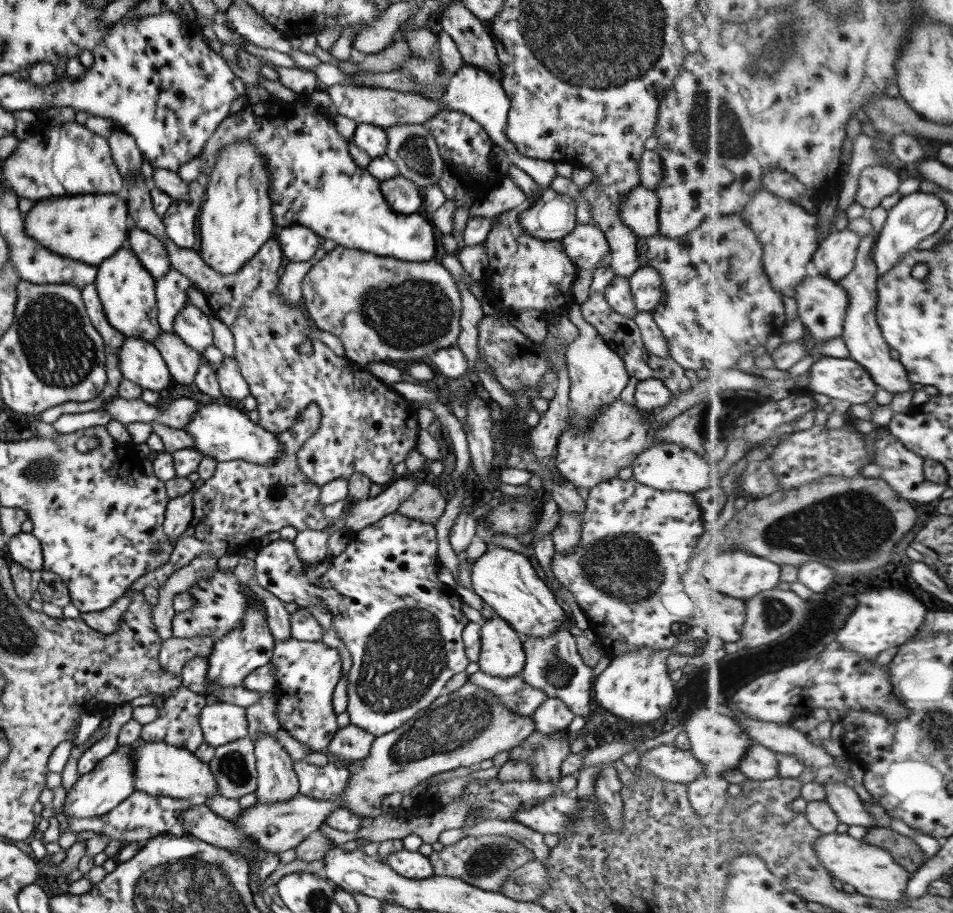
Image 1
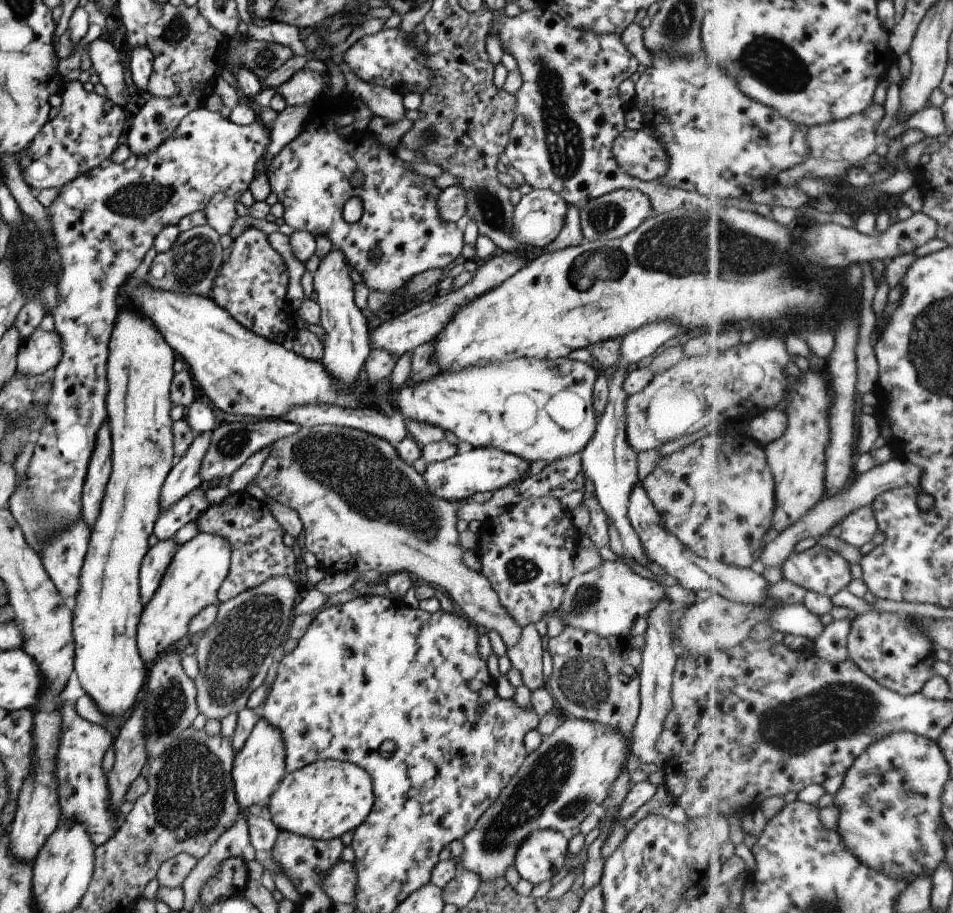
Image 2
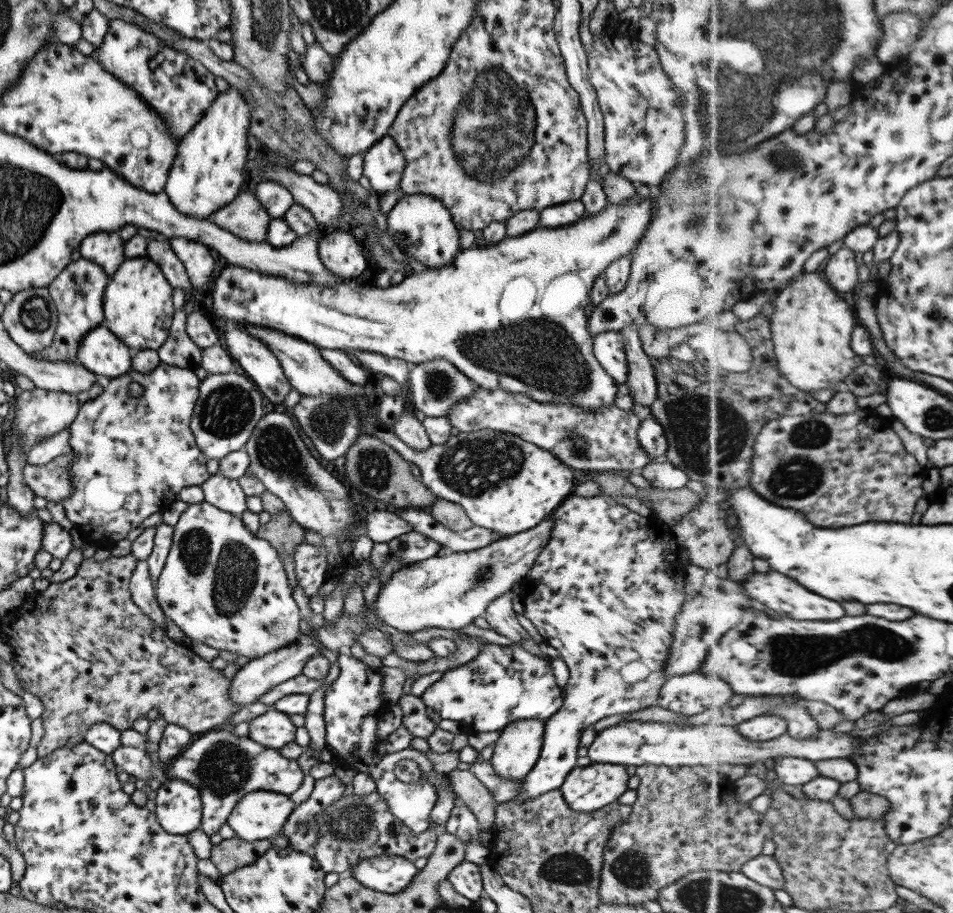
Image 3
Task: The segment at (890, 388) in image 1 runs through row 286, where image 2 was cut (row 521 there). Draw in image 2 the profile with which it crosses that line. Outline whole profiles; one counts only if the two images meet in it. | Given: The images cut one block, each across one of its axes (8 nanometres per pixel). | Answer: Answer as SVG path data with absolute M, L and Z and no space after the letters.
M863 507L852 512L829 535L835 535L841 540L861 548L861 546L869 544L878 531L880 531L880 525L874 510L872 507Z

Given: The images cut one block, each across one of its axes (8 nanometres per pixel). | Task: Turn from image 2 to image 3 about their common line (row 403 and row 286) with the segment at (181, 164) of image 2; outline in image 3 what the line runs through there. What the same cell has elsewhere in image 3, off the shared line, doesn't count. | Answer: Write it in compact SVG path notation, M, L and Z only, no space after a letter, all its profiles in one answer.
M79 257L70 261L57 276L47 284L49 296L54 304L57 314L57 324L53 340L47 348L39 350L41 359L48 361L71 361L75 362L75 351L81 341L81 337L87 331L102 324L103 291L107 284L108 276L103 269L93 261Z

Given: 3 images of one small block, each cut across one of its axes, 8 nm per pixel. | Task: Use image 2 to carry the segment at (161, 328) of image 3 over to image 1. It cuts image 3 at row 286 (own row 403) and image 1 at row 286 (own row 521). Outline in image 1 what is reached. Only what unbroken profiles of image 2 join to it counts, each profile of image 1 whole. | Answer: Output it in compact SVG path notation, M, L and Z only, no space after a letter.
M117 249L108 259L97 266L94 280L95 291L101 306L105 310L105 319L123 337L141 339L142 341L159 338L161 329L155 312L154 278L141 266L139 259L131 249Z

